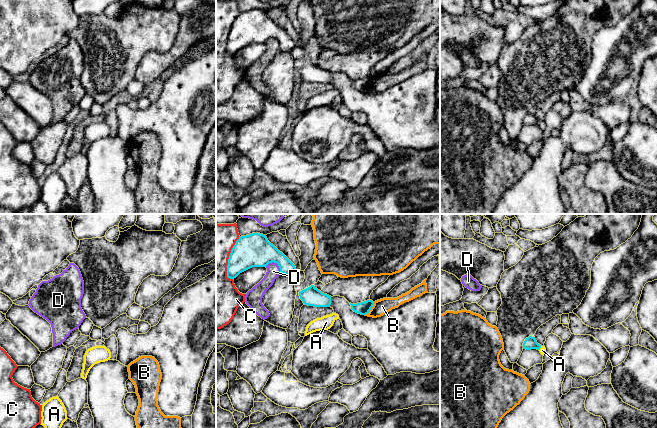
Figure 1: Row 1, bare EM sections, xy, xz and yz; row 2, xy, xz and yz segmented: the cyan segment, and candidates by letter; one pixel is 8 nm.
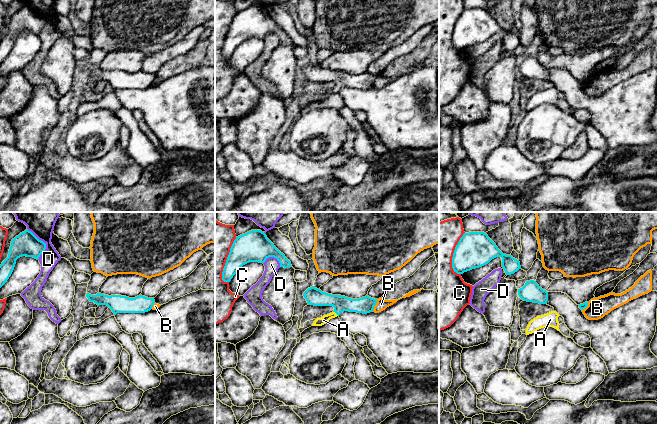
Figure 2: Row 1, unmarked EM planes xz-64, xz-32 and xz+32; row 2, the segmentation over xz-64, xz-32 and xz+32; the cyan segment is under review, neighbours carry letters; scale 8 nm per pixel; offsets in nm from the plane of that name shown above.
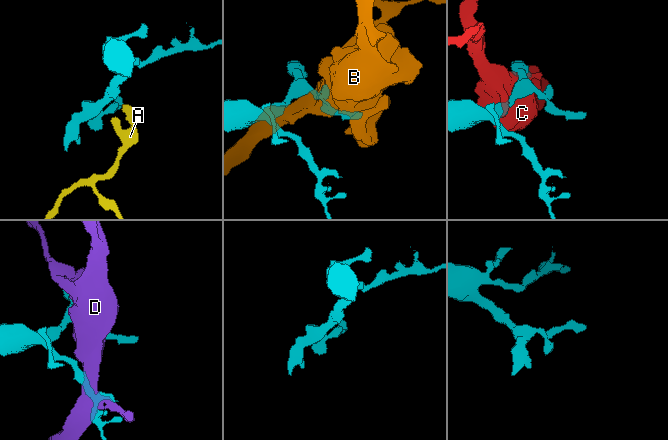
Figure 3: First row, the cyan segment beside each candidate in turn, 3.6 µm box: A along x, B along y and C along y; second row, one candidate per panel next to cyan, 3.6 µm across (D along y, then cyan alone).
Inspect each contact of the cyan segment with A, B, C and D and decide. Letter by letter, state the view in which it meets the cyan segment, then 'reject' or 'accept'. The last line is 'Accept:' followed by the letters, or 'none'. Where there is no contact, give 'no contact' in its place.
A: meets cyan in yz; accept
B: meets cyan in xz; reject
C: meets cyan in xz; reject
D: meets cyan in xz; reject
Accept: A

